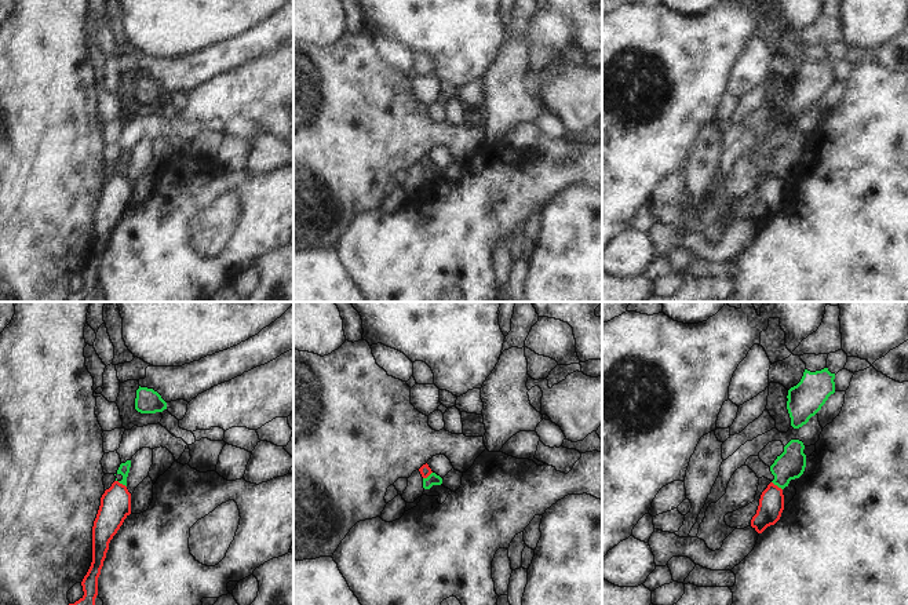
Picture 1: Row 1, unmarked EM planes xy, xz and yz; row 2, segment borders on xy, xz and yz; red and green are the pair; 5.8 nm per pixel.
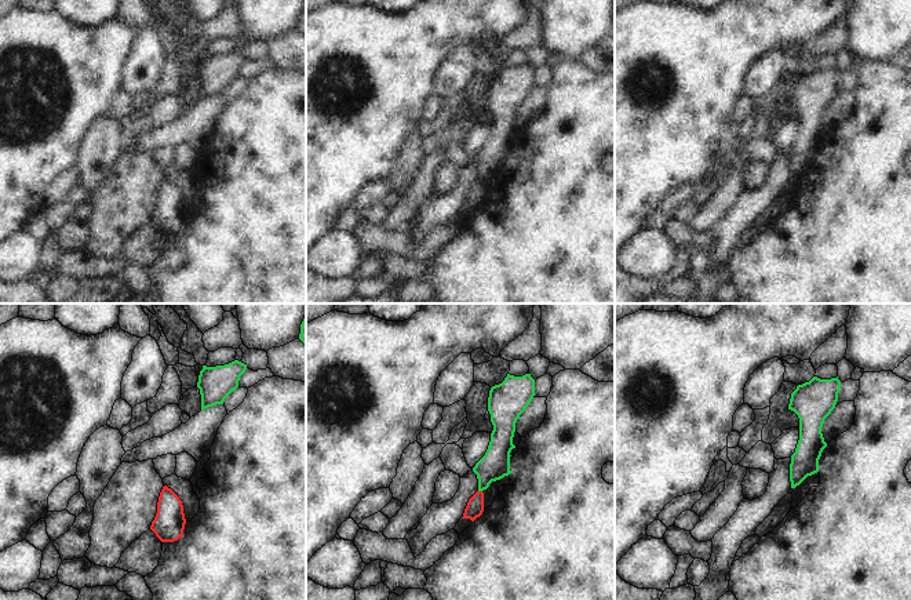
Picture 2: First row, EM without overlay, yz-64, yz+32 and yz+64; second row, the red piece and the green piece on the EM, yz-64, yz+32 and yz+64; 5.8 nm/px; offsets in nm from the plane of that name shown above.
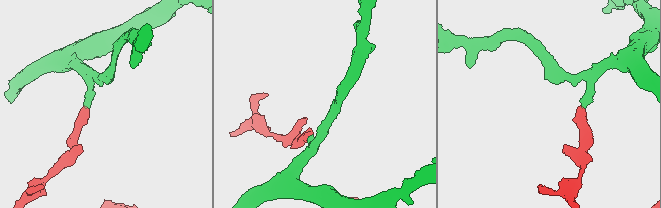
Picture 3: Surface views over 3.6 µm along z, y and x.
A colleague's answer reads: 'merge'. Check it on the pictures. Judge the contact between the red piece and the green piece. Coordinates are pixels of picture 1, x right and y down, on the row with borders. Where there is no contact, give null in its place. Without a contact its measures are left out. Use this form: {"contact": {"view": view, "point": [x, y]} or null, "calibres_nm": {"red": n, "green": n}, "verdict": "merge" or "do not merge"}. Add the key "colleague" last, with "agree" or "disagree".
{"contact": {"view": "yz", "point": [776, 485]}, "calibres_nm": {"red": 140, "green": 170}, "verdict": "do not merge", "colleague": "disagree"}

